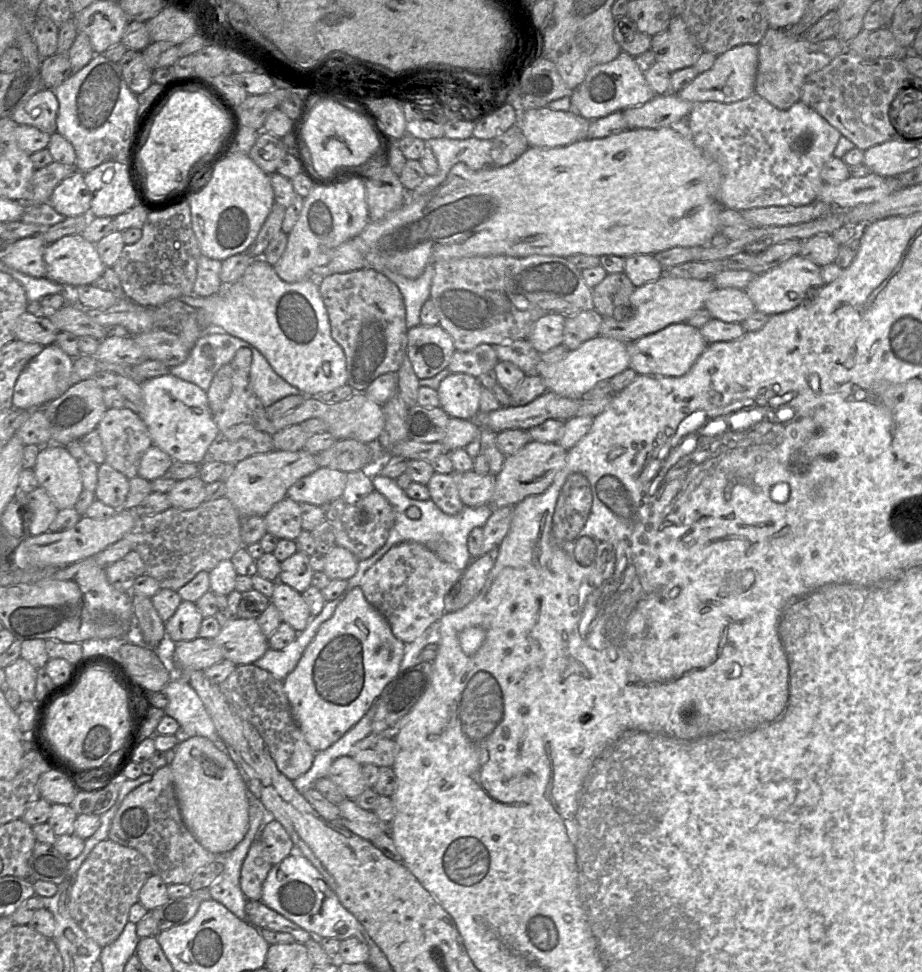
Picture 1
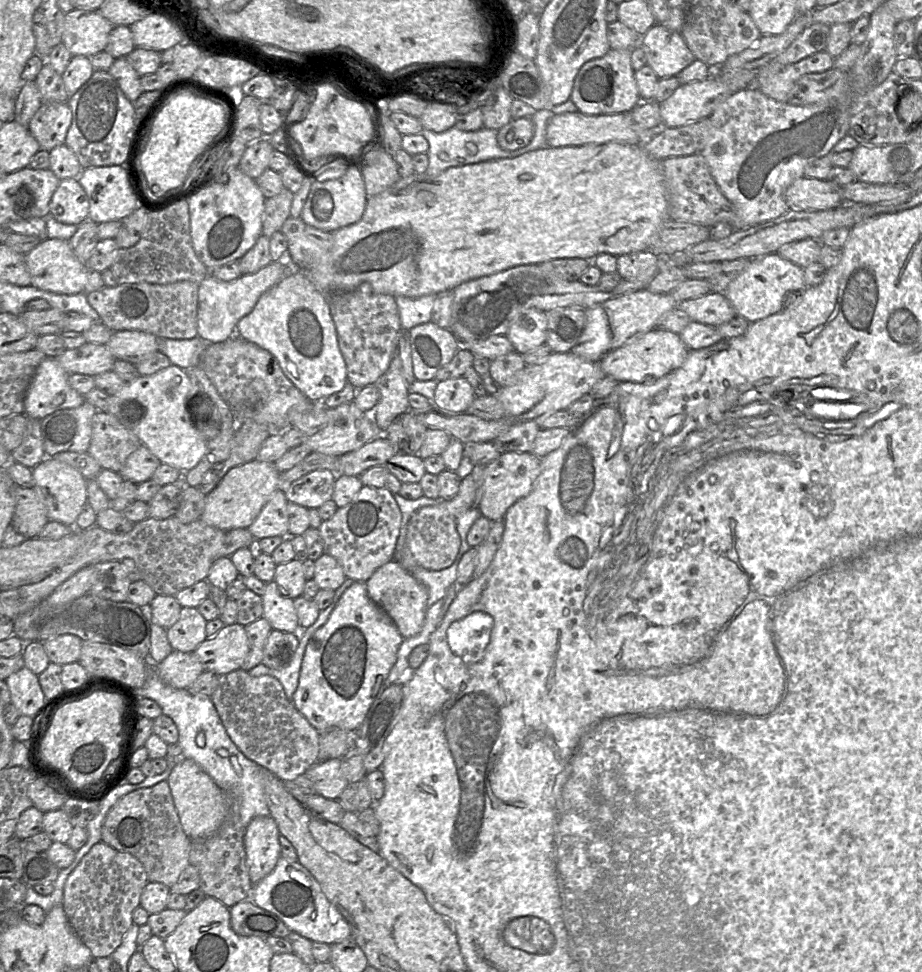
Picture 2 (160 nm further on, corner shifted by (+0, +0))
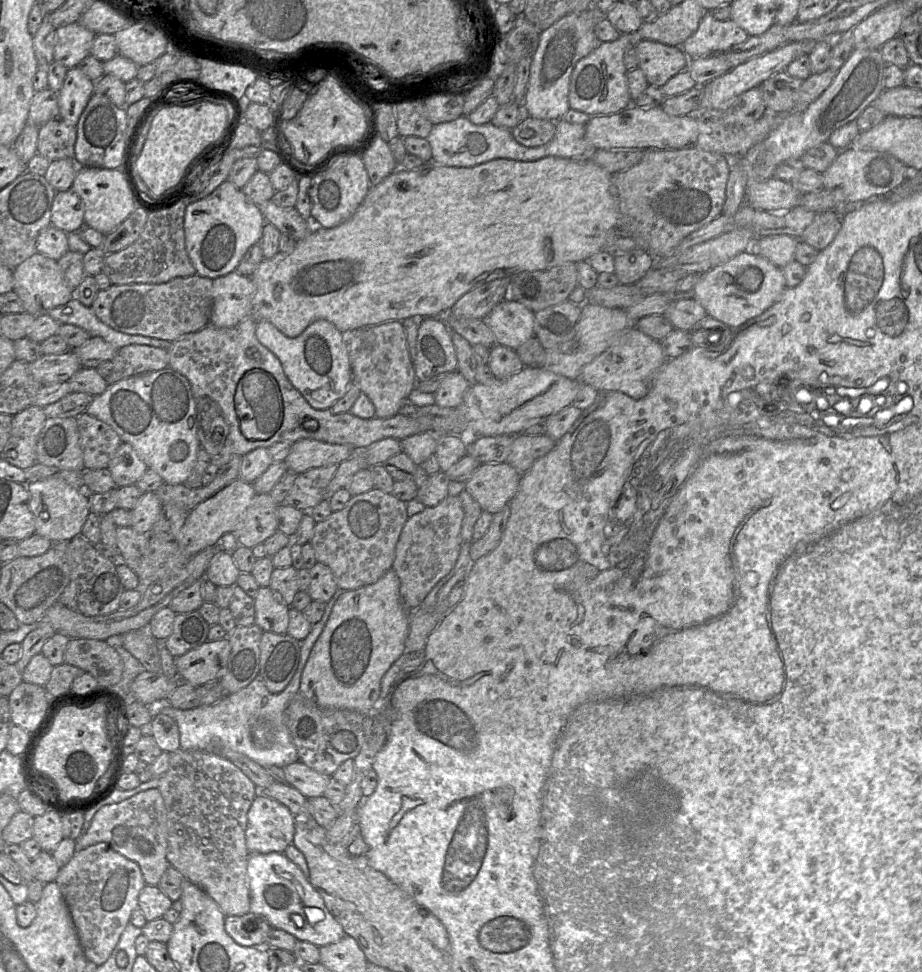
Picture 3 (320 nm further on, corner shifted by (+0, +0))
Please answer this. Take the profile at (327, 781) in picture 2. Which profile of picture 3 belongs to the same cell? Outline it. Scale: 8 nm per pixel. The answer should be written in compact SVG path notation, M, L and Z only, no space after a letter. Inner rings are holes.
M300 761L285 766L284 771L288 785L307 798L324 796L330 778L333 778L316 772Z

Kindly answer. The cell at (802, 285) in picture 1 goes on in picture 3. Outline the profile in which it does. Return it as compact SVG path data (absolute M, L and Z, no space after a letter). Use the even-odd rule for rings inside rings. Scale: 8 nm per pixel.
M752 250L744 251L728 262L701 274L694 289L694 299L715 318L731 328L738 328L761 315L786 289L781 268Z

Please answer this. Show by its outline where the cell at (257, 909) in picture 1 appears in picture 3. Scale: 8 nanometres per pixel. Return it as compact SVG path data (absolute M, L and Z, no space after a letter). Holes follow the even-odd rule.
M251 911L225 918L226 932L241 946L266 947L271 929L272 926L265 917Z

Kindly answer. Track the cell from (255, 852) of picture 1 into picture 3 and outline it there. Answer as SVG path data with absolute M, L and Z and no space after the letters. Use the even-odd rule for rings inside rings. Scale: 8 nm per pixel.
M258 790L258 795L254 798L248 812L246 845L249 854L284 853L286 848L293 843L295 826L296 817L285 805Z

